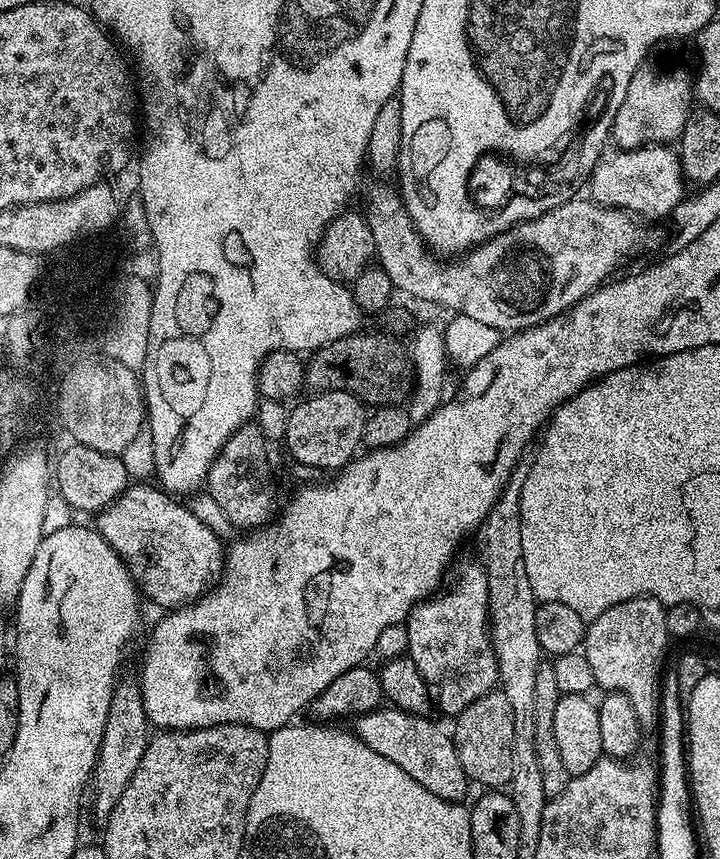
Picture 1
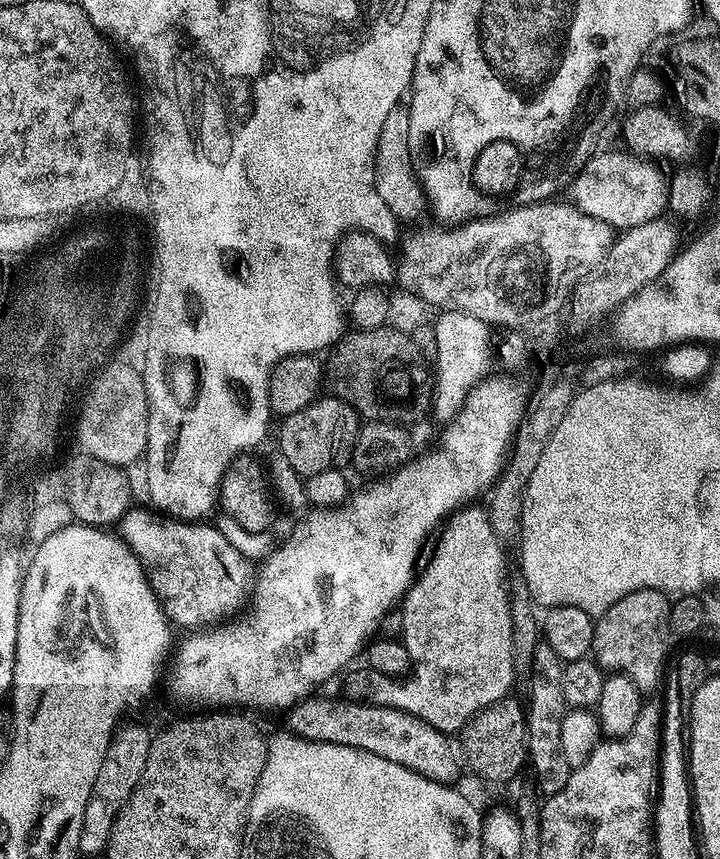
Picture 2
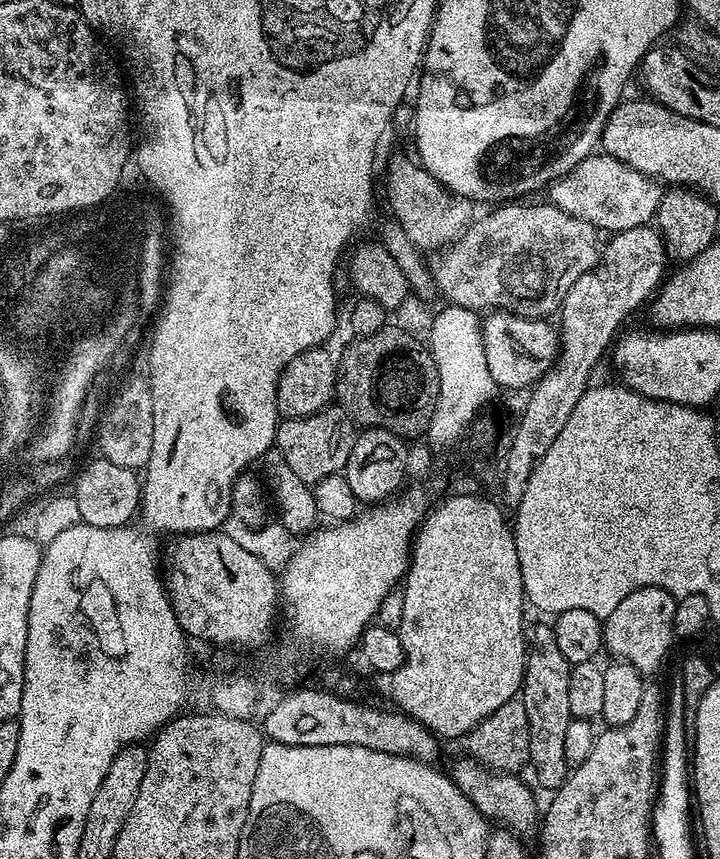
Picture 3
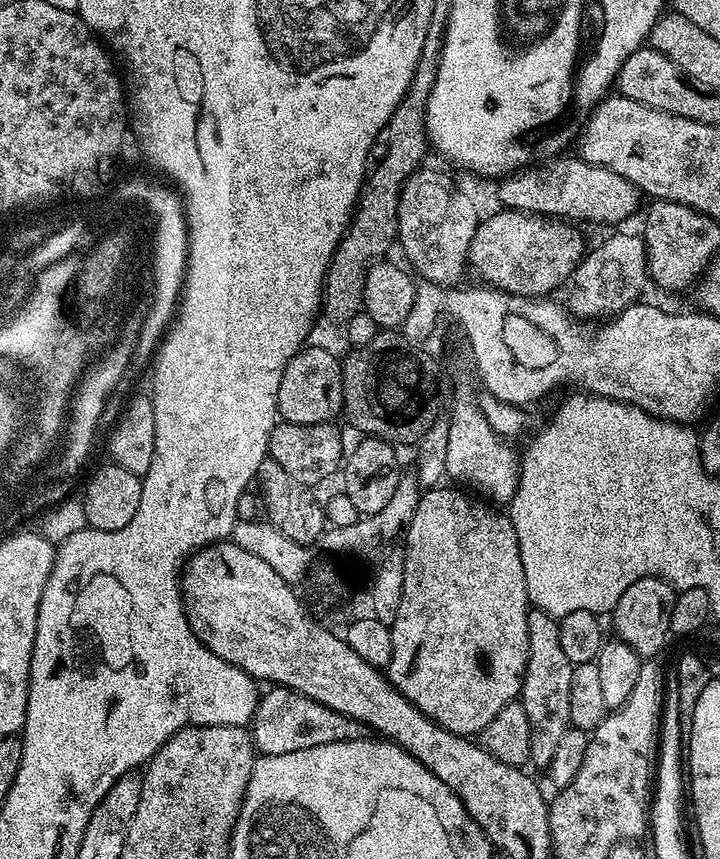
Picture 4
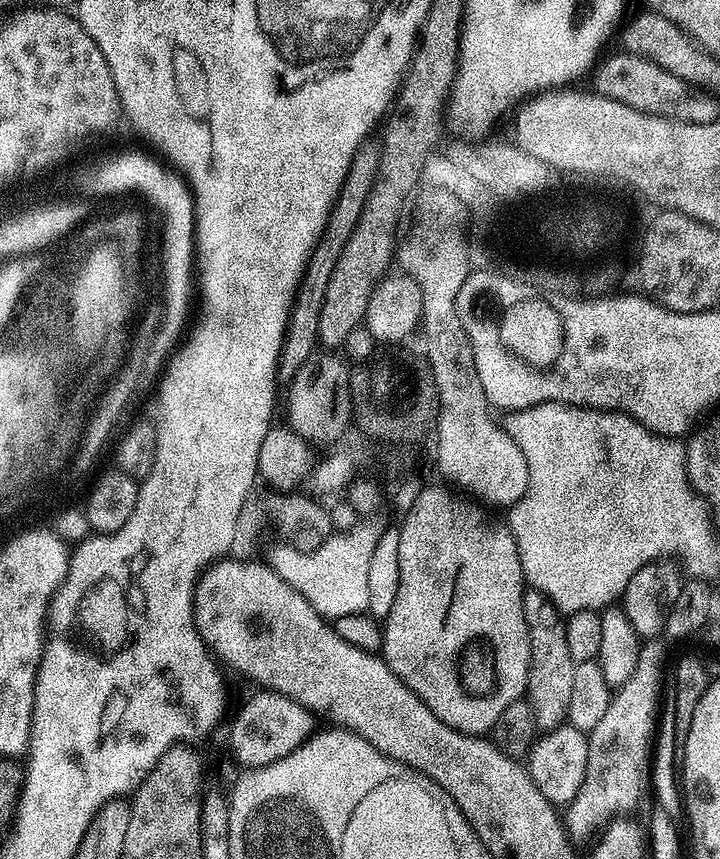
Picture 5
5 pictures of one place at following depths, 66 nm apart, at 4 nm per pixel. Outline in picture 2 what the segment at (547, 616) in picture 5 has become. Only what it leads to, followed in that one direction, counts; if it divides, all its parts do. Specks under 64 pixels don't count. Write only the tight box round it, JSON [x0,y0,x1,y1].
[526,643,572,797]

